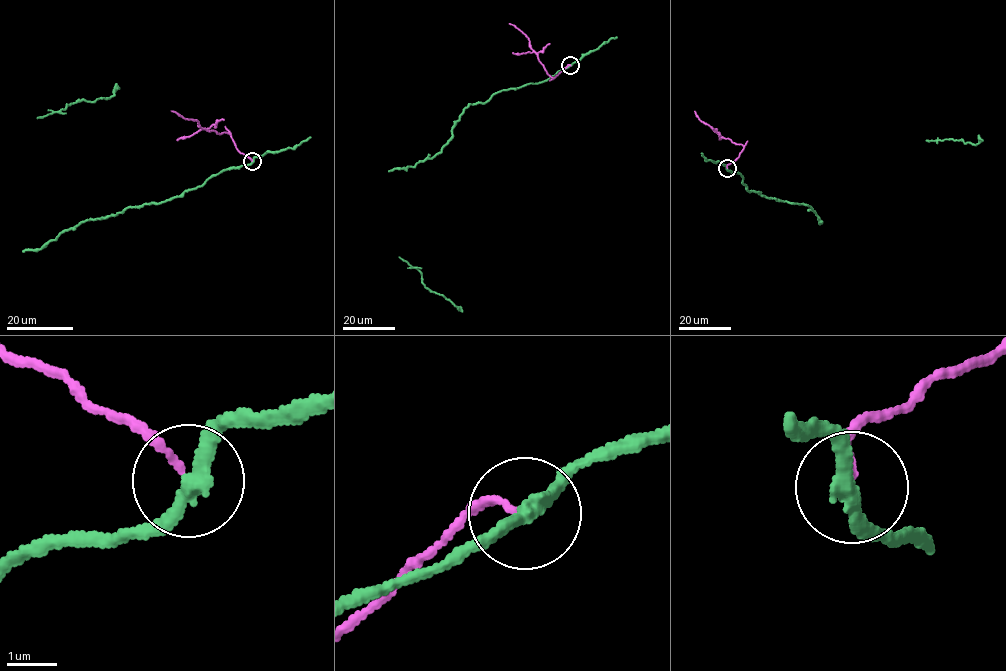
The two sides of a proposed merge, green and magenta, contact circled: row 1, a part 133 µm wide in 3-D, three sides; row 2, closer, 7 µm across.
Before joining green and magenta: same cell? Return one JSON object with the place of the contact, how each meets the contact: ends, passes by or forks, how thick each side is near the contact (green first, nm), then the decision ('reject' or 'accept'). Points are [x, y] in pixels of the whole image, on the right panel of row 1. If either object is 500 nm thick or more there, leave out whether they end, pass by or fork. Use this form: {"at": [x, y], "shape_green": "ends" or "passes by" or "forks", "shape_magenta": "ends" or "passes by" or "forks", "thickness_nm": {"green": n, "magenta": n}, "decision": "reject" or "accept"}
{"at": [727, 168], "shape_green": "passes by", "shape_magenta": "ends", "thickness_nm": {"green": 300, "magenta": 120}, "decision": "reject"}

